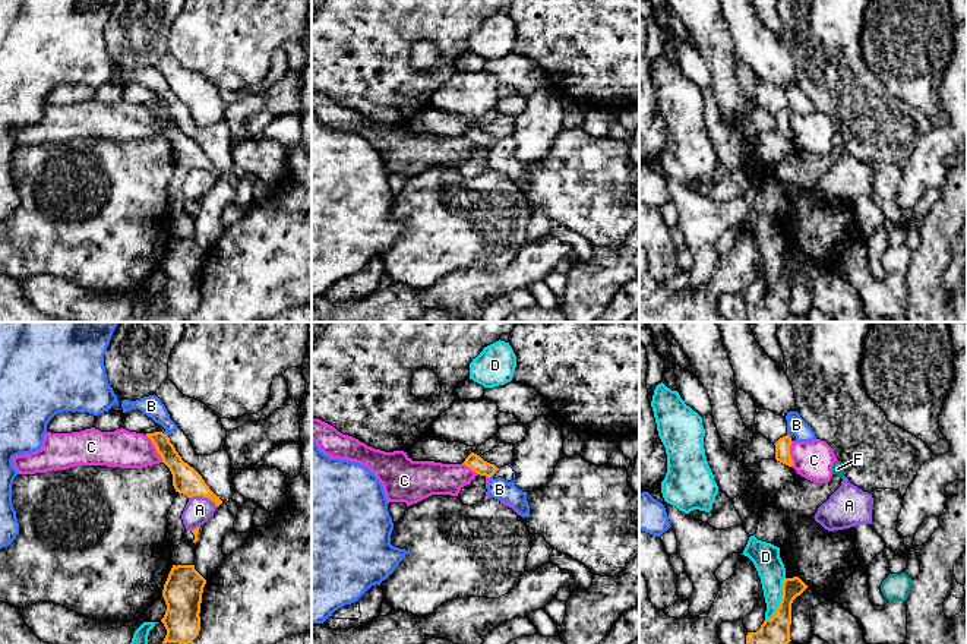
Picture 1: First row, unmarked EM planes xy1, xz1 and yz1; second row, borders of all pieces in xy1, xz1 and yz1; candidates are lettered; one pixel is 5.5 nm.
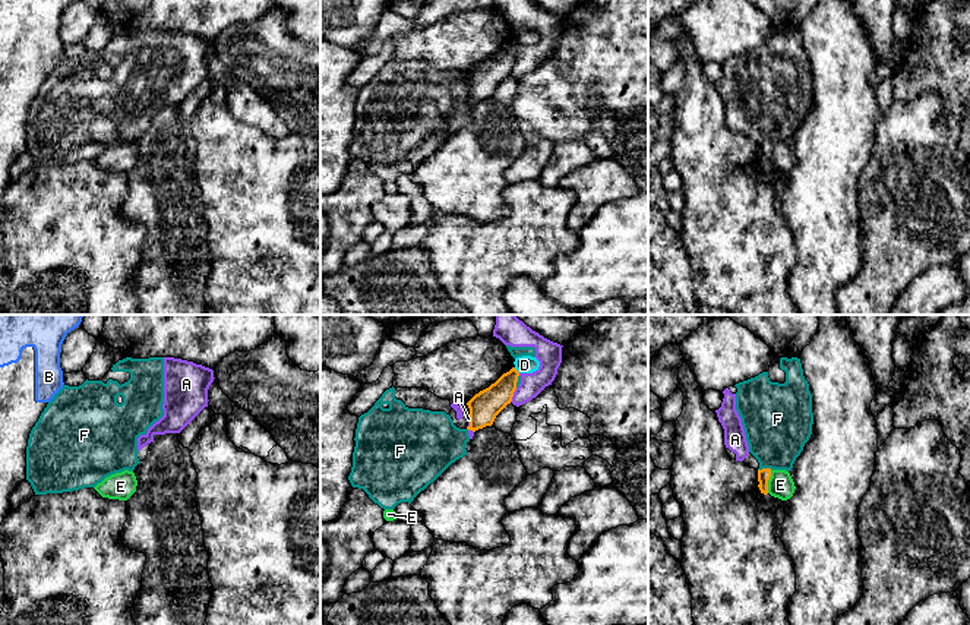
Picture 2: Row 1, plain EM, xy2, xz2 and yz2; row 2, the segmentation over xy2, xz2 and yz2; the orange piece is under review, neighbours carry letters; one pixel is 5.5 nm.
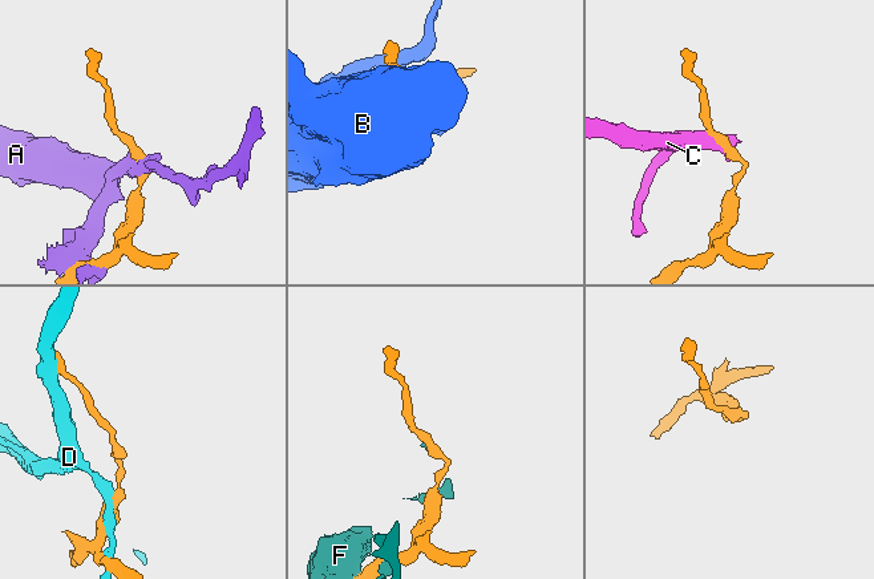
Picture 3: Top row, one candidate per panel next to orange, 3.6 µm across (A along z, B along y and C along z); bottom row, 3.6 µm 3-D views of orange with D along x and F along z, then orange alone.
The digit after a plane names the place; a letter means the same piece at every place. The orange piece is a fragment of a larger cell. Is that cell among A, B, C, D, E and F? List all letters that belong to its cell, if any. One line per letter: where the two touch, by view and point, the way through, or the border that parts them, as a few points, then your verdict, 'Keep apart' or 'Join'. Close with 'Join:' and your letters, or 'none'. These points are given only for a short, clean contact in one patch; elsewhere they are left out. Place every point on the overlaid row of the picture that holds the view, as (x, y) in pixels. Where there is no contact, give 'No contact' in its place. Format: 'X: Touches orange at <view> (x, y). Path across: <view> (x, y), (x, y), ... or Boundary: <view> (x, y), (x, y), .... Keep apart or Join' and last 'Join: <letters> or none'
A: Touches orange at xy1 (204, 496). Keep apart
B: Touches orange at xz1 (493, 473). Boundary: xz1 (495, 472), (490, 477). Keep apart
C: Touches orange at xy1 (155, 447). Boundary: xy1 (145, 435), (163, 461). Keep apart
D: Touches orange at yz1 (781, 600). Keep apart
E: Touches orange at yz2 (767, 482). Path across: yz2 (764, 474), (767, 482), (777, 482), (780, 485). Join
F: Touches orange at yz2 (764, 469). Keep apart
Join: E

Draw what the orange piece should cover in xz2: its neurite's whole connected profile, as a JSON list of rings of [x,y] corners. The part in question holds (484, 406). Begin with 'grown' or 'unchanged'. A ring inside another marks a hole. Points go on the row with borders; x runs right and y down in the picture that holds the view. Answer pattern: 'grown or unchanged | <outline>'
unchanged | [[[512,367],[503,373],[489,388],[475,394],[468,403],[470,408],[470,426],[468,430],[478,430],[486,426],[492,426],[496,416],[512,401],[516,389],[519,372]]]

